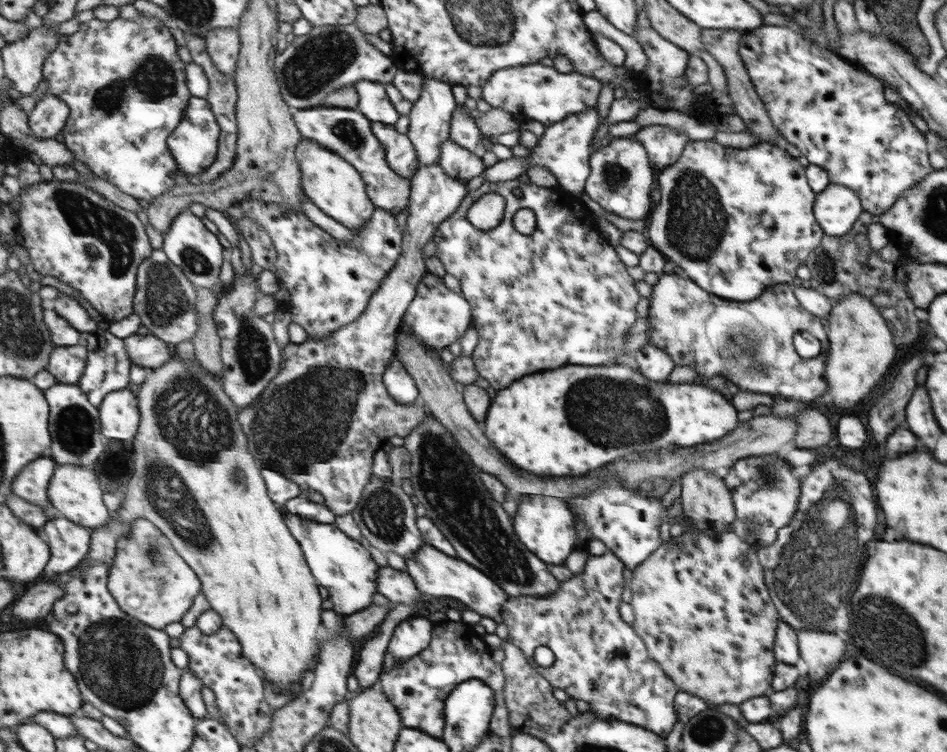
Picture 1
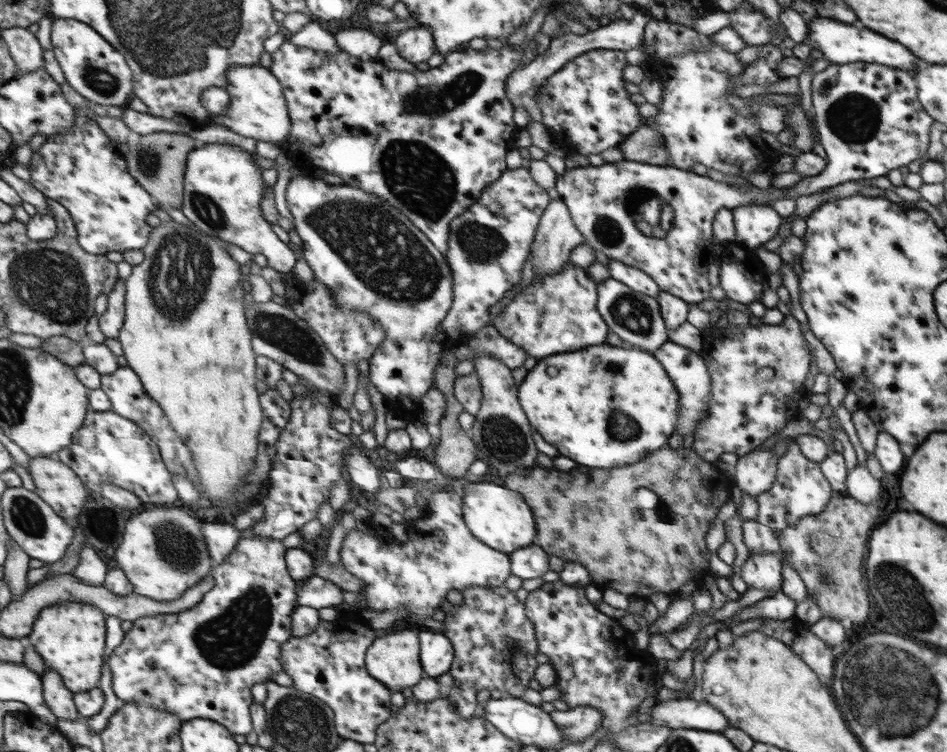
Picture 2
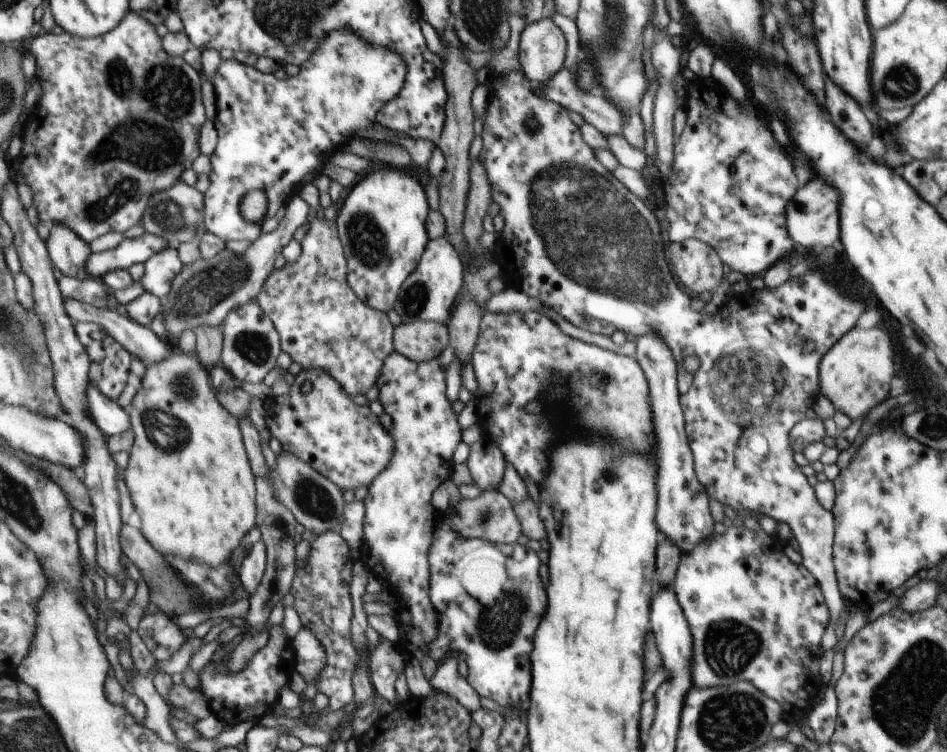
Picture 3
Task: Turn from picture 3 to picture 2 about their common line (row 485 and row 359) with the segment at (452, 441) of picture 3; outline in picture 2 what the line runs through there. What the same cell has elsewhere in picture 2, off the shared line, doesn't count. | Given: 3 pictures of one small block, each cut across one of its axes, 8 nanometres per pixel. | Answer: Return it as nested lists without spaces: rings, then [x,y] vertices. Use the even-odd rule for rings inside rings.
[[[295,175],[290,179],[287,186],[286,202],[294,219],[295,230],[302,240],[304,258],[313,270],[314,278],[319,279],[321,283],[326,284],[327,287],[334,292],[335,301],[337,301],[339,307],[343,308],[343,311],[347,311],[347,309],[365,311],[371,316],[373,321],[379,322],[379,325],[381,325],[385,332],[384,342],[368,361],[368,380],[383,397],[386,397],[387,394],[389,394],[389,396],[395,396],[401,406],[407,406],[407,404],[409,404],[409,402],[405,402],[405,400],[413,400],[413,406],[415,406],[415,402],[419,404],[419,398],[426,395],[426,393],[430,391],[430,388],[434,386],[434,369],[440,362],[440,355],[443,354],[446,349],[441,344],[434,342],[436,340],[437,324],[445,318],[446,312],[451,306],[452,276],[446,263],[446,257],[442,255],[441,251],[437,252],[437,248],[431,246],[431,242],[403,216],[402,212],[399,212],[398,209],[391,206],[386,200],[379,198],[375,194],[371,194],[371,192],[365,192],[359,190],[359,188],[353,188],[353,186],[345,186],[345,184],[339,186],[328,184],[325,180],[319,180],[316,177],[309,178],[309,176],[305,175]]]

